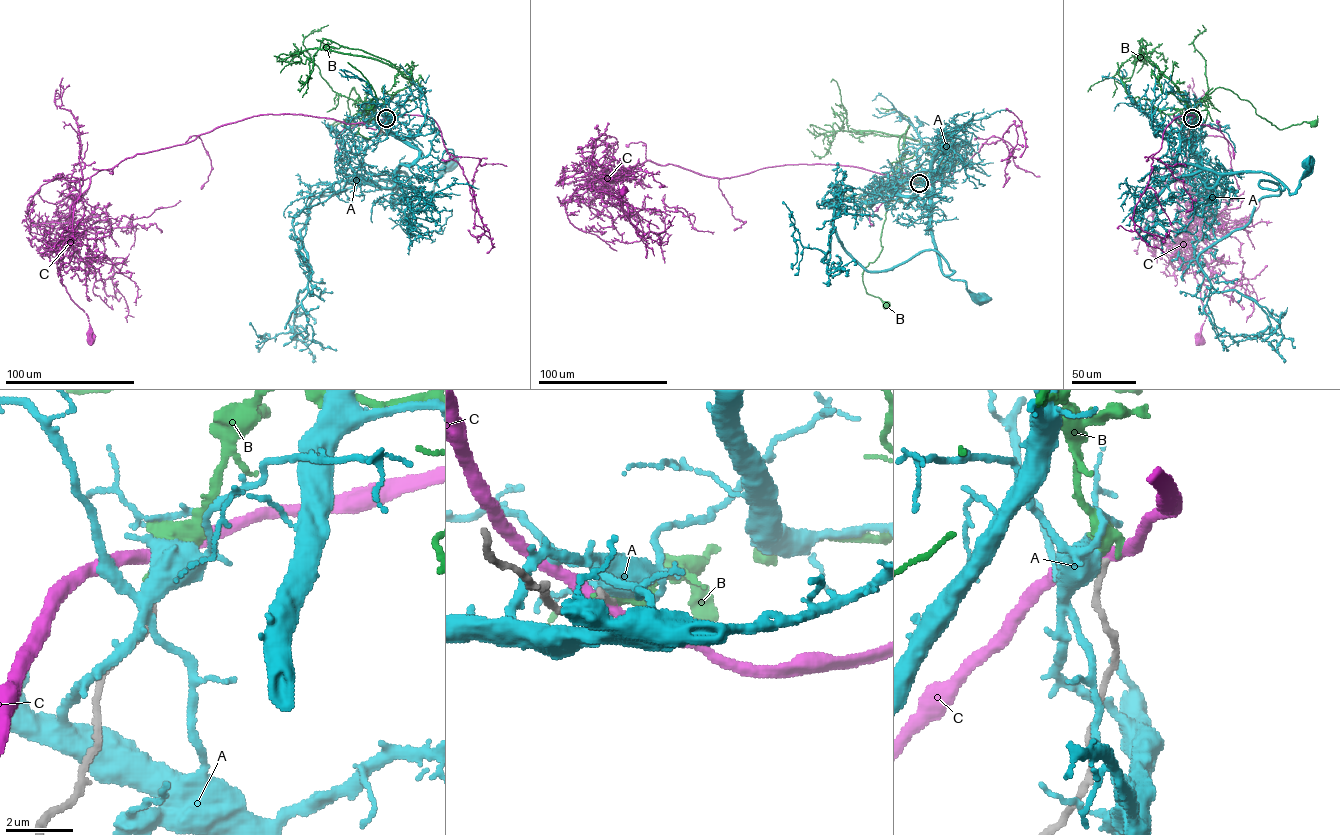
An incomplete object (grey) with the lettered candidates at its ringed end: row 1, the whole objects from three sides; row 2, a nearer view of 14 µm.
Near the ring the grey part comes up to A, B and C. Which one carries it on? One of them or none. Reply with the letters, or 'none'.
none

